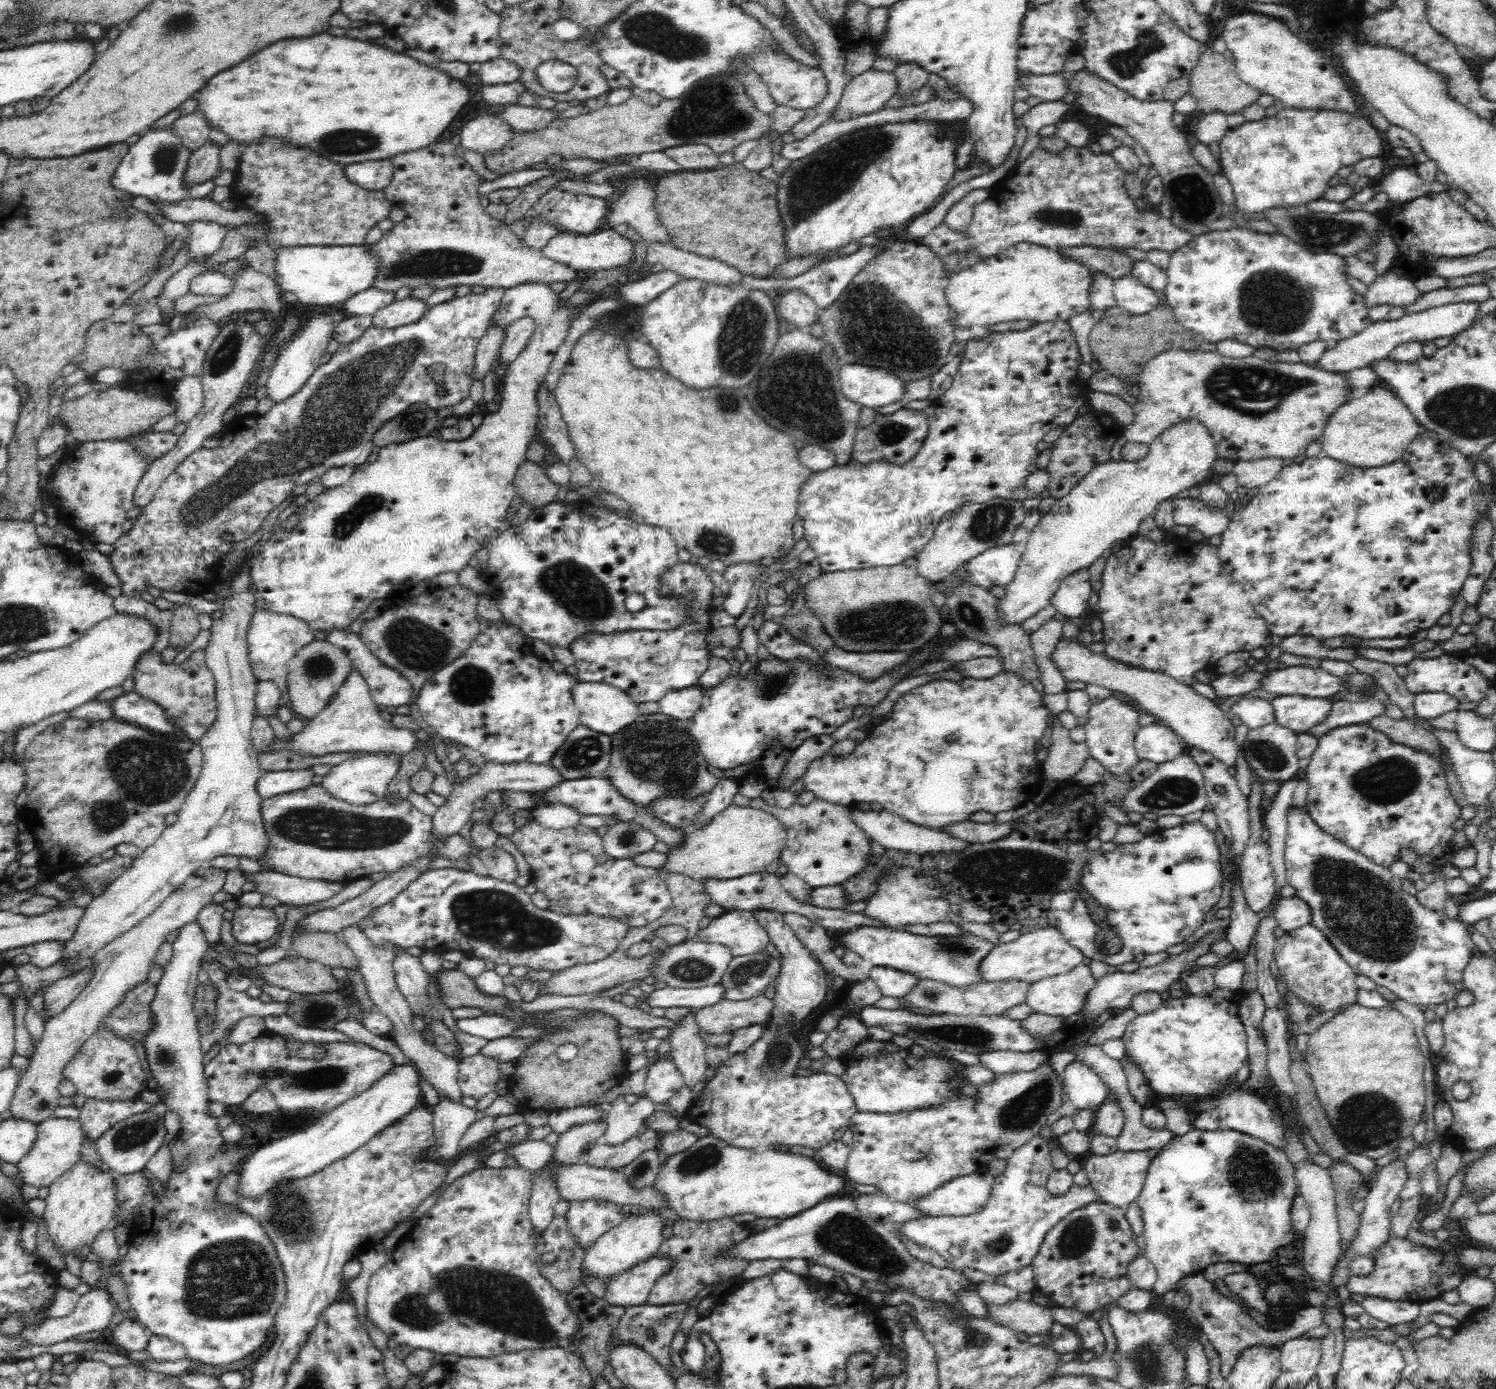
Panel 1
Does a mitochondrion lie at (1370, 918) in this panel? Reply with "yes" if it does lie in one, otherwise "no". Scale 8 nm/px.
yes

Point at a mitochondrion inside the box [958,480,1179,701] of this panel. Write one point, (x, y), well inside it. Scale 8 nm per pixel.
(987, 525)

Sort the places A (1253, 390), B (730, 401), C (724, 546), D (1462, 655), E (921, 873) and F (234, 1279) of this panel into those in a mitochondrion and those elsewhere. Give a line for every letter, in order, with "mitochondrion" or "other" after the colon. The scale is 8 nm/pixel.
A: mitochondrion
B: mitochondrion
C: mitochondrion
D: other
E: other
F: mitochondrion

